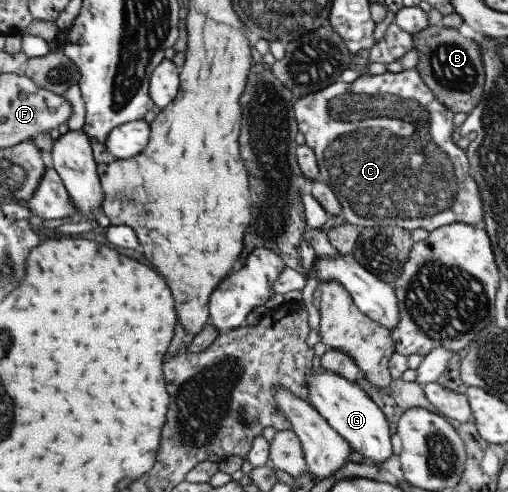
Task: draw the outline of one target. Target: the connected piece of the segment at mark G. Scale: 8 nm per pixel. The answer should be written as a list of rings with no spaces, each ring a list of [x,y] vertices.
[[[321,367],[319,371],[310,370],[310,373],[306,374],[306,385],[309,389],[307,400],[314,411],[323,417],[329,427],[335,430],[355,453],[362,455],[364,462],[373,461],[375,465],[381,465],[393,455],[386,418],[360,388]]]

